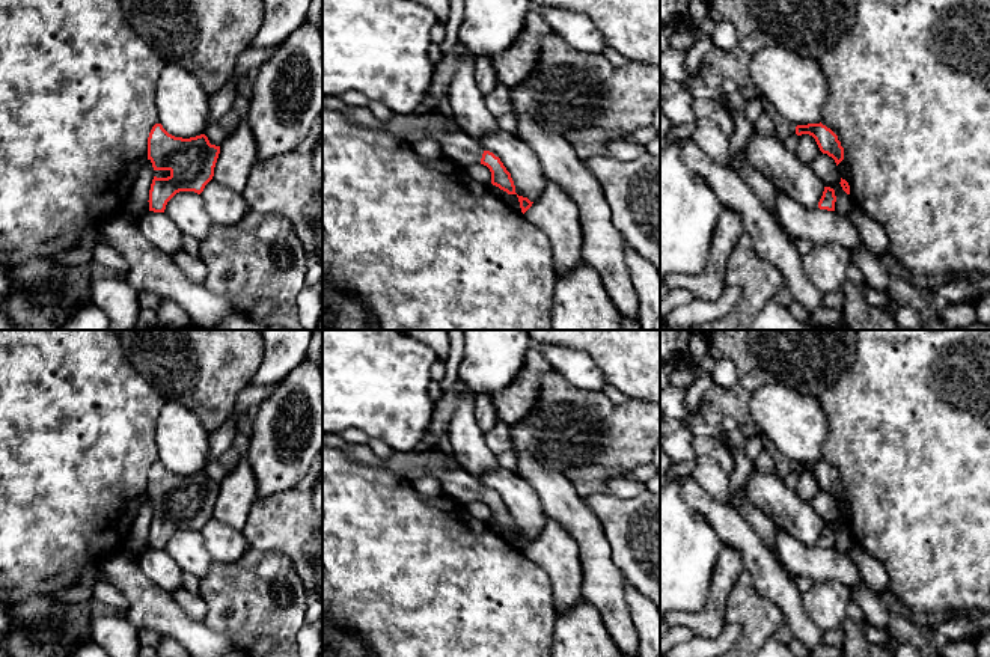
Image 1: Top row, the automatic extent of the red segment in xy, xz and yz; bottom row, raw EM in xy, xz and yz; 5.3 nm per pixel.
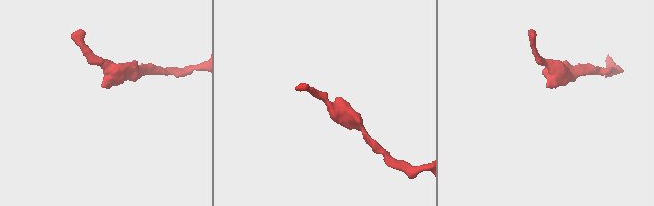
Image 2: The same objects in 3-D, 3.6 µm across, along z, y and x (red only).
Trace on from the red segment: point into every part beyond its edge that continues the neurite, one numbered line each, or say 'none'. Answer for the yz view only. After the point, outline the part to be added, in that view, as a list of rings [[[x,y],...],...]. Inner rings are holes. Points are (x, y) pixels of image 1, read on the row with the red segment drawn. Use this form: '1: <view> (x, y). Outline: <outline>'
none

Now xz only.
1: xz (455, 145). Outline: [[[324,96],[322,110],[335,110],[362,127],[390,131],[407,143],[413,143],[420,137],[432,137],[440,146],[440,155],[461,164],[464,169],[481,163],[484,154],[478,140],[469,137],[458,125],[452,125],[438,112],[423,116],[396,115],[392,121],[381,122],[368,107],[348,107],[341,96]]]

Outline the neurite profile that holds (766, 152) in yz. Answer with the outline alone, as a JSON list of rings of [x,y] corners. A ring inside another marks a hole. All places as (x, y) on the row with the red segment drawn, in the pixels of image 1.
[[[753,125],[747,145],[747,161],[758,169],[775,187],[806,208],[818,208],[824,191],[823,181],[811,166],[802,163],[796,152],[785,148],[778,134],[765,134]]]

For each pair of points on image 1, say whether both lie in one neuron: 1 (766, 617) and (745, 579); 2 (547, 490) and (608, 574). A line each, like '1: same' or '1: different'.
1: same
2: same

